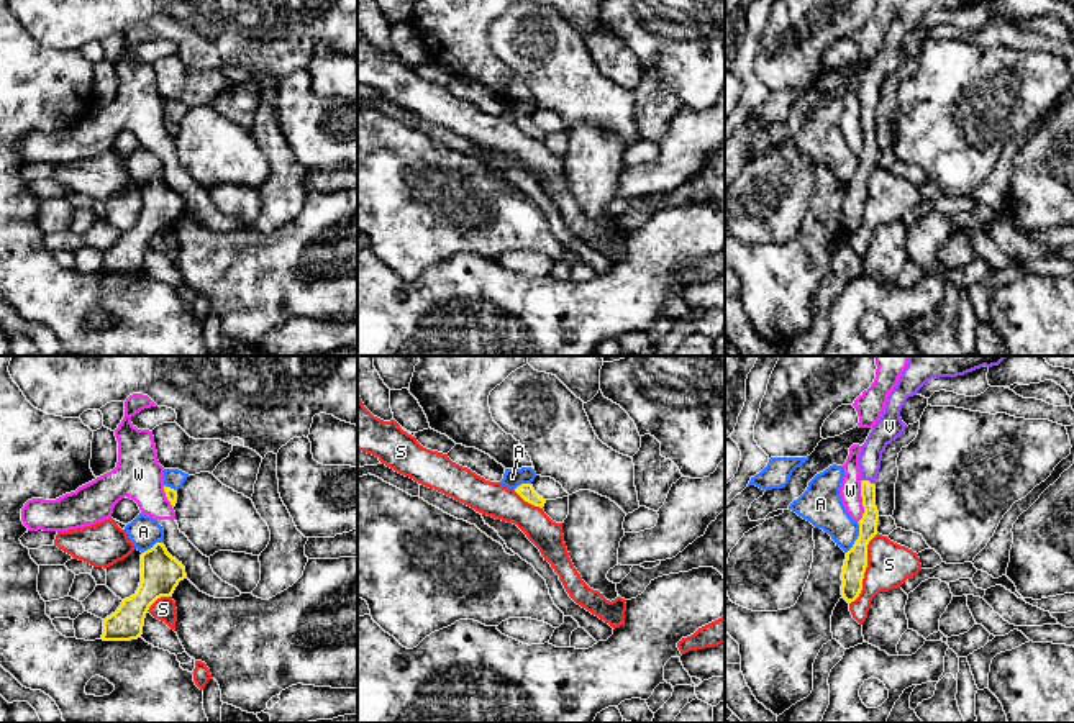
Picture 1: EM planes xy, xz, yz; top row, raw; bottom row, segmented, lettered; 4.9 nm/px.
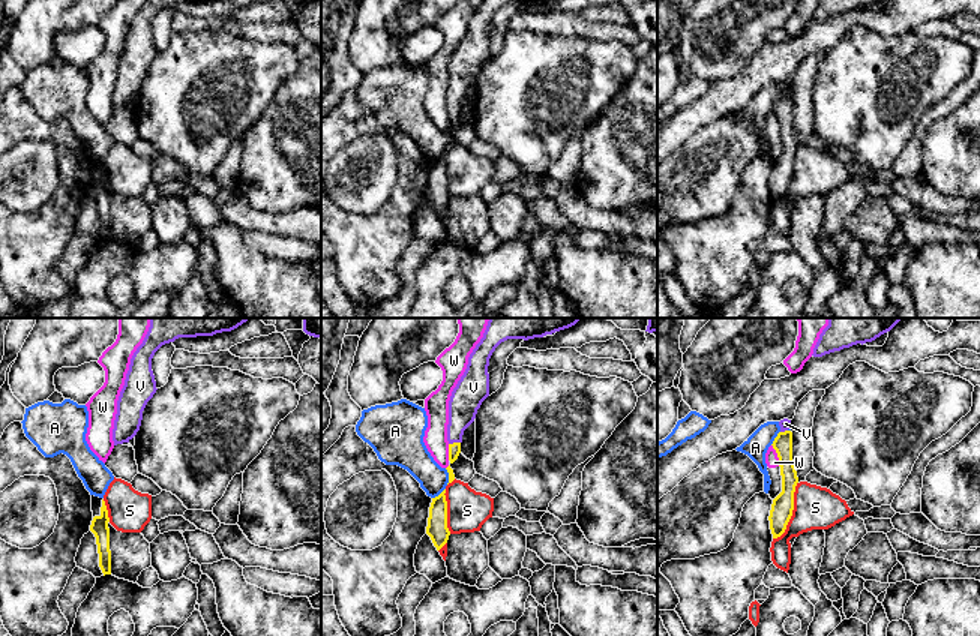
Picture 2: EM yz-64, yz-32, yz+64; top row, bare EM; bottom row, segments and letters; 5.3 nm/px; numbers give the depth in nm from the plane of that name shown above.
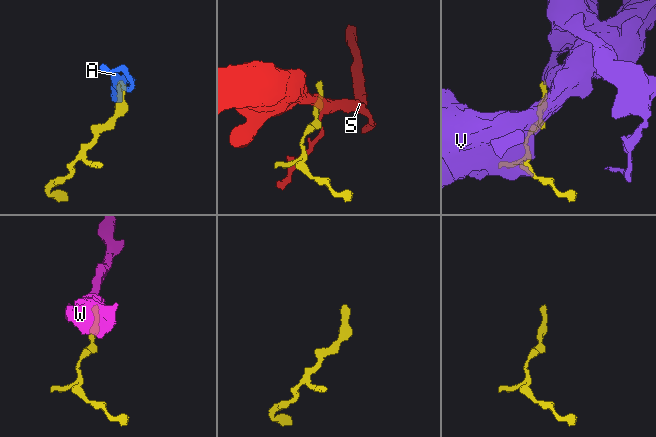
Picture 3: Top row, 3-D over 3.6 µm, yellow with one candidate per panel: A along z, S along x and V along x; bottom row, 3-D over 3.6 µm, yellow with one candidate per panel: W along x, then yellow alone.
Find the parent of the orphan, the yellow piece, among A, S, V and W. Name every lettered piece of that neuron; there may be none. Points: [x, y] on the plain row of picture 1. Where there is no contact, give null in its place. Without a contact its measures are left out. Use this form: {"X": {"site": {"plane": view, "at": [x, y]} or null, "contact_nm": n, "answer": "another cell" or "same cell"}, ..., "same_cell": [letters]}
{"A": {"site": {"plane": "yz", "at": [858, 171]}, "contact_nm": 170, "answer": "another cell"}, "S": {"site": {"plane": "yz", "at": [864, 202]}, "contact_nm": 380, "answer": "another cell"}, "V": {"site": {"plane": "yz", "at": [868, 113]}, "contact_nm": 80, "answer": "same cell"}, "W": {"site": {"plane": "yz", "at": [863, 135]}, "contact_nm": 200, "answer": "another cell"}, "same_cell": ["V"]}

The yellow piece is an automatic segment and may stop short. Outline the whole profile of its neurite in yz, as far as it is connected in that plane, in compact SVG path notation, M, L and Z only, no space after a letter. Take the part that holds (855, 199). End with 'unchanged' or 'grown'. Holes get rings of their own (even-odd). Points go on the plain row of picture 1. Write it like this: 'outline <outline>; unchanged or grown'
outline M905 0L897 18L887 30L885 41L879 54L872 59L866 75L861 79L861 130L864 146L859 156L859 169L846 185L841 205L841 228L851 236L862 223L862 211L867 200L867 177L877 167L879 144L876 139L876 111L881 102L882 85L907 61L900 51L900 43L908 30L935 10L958 10L981 0Z; grown

